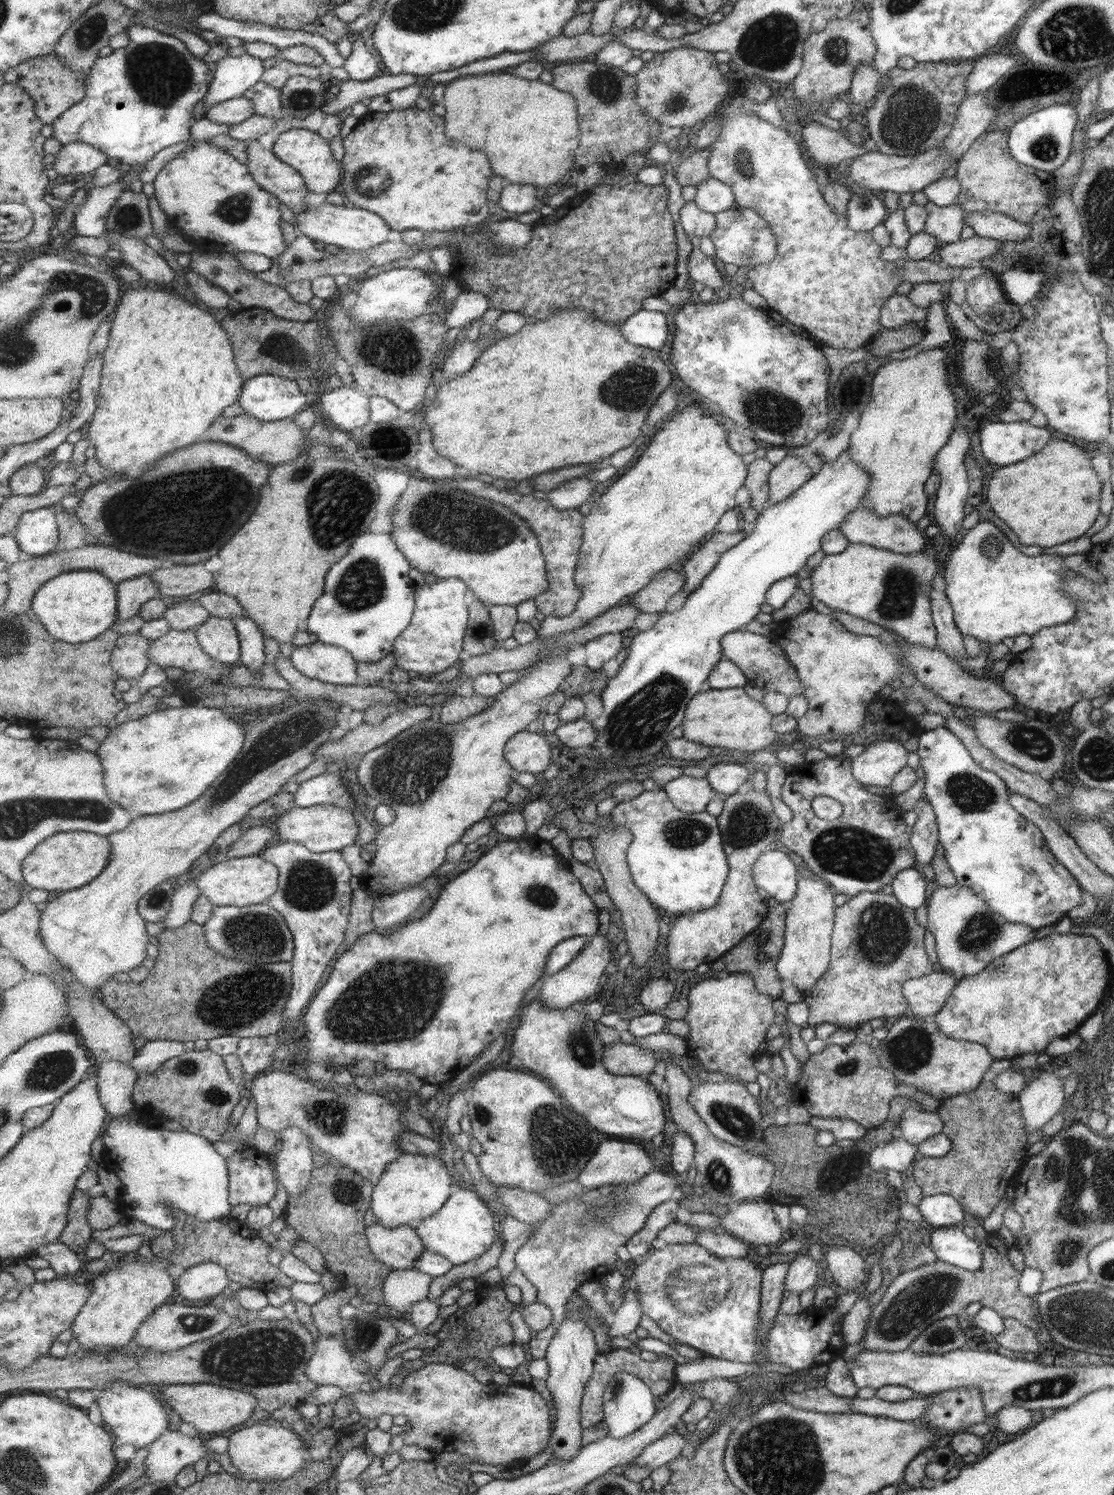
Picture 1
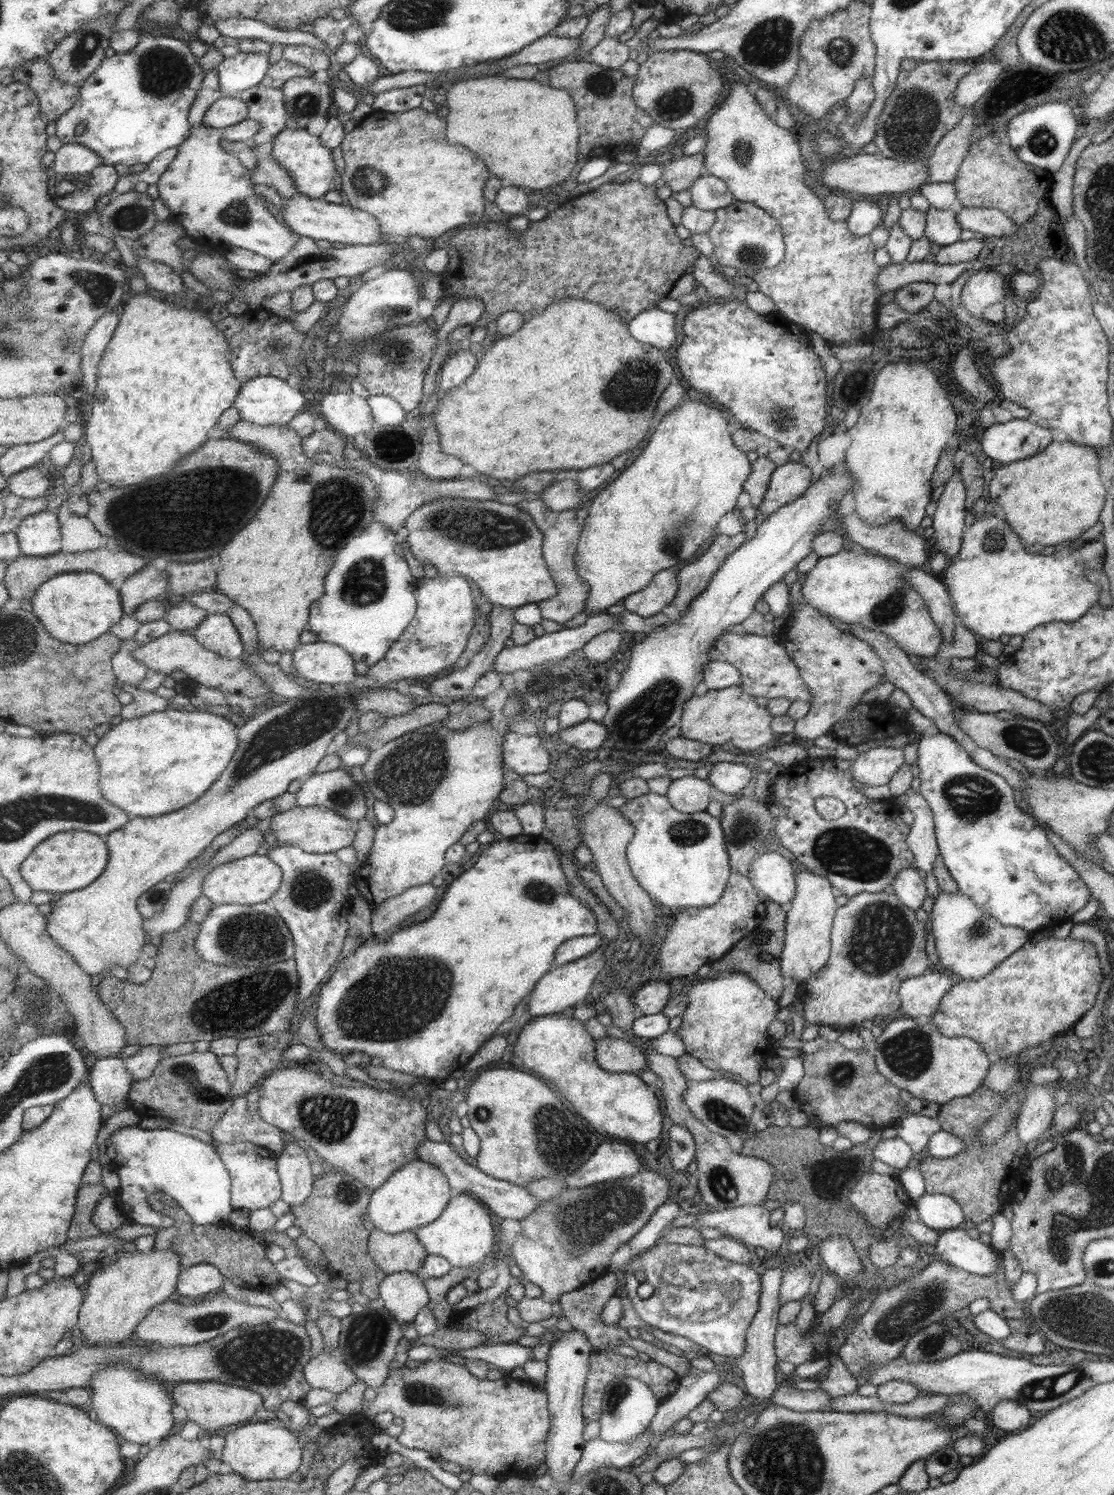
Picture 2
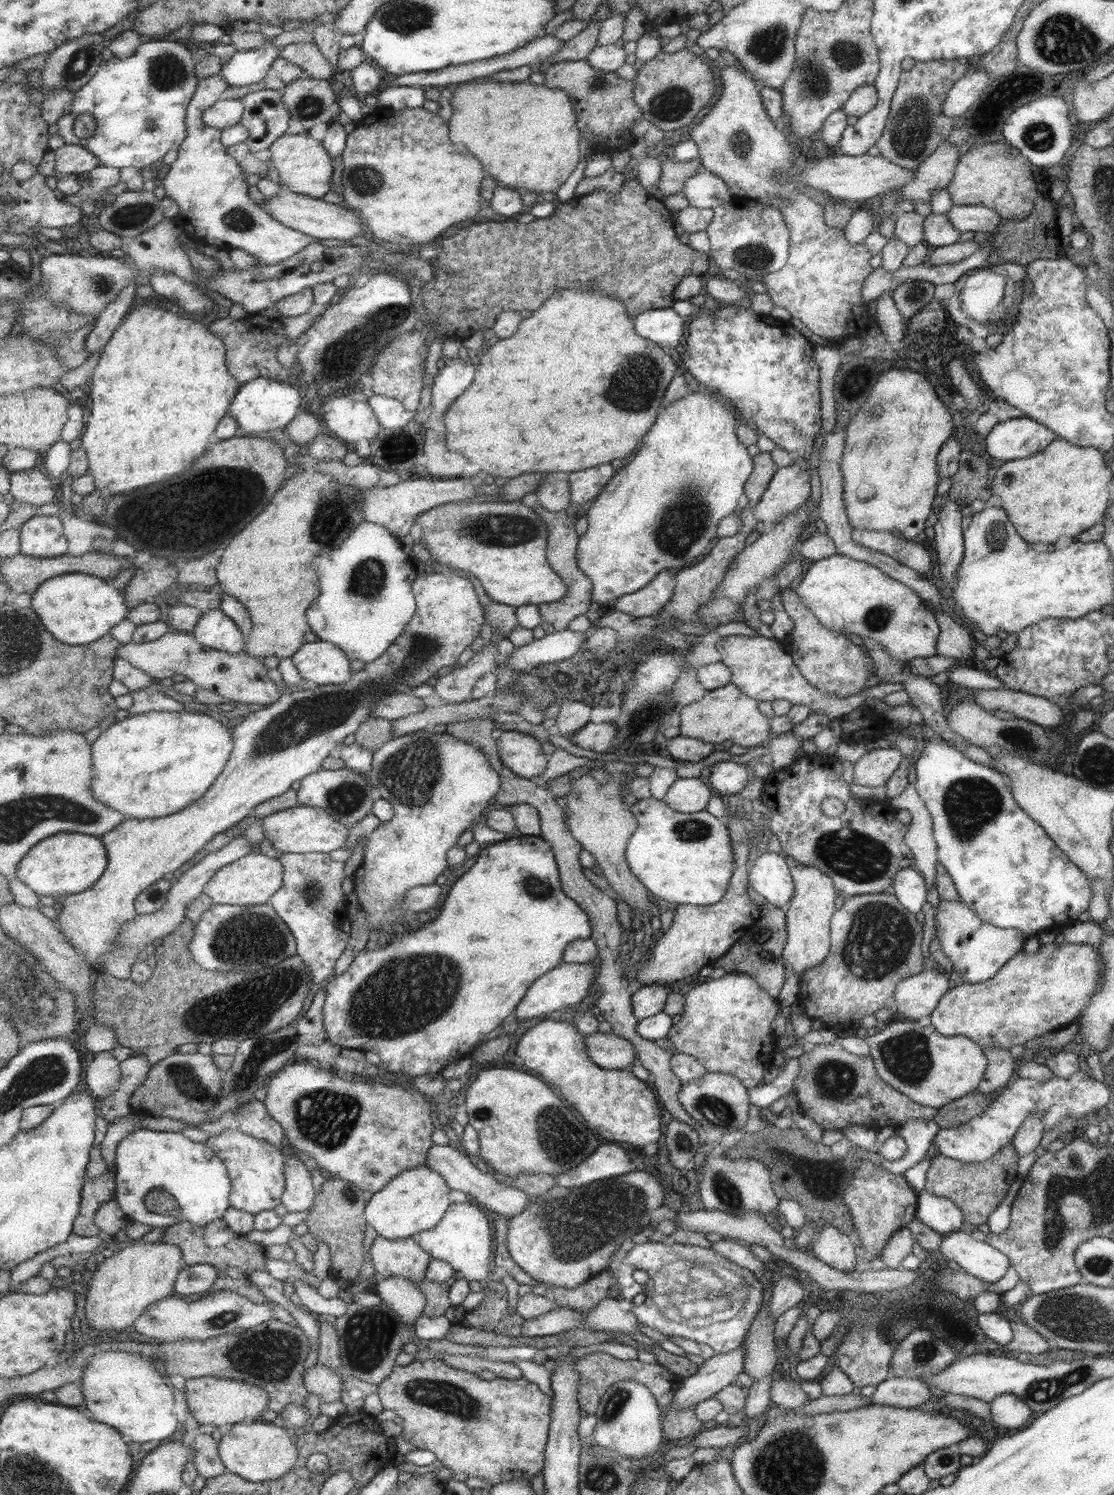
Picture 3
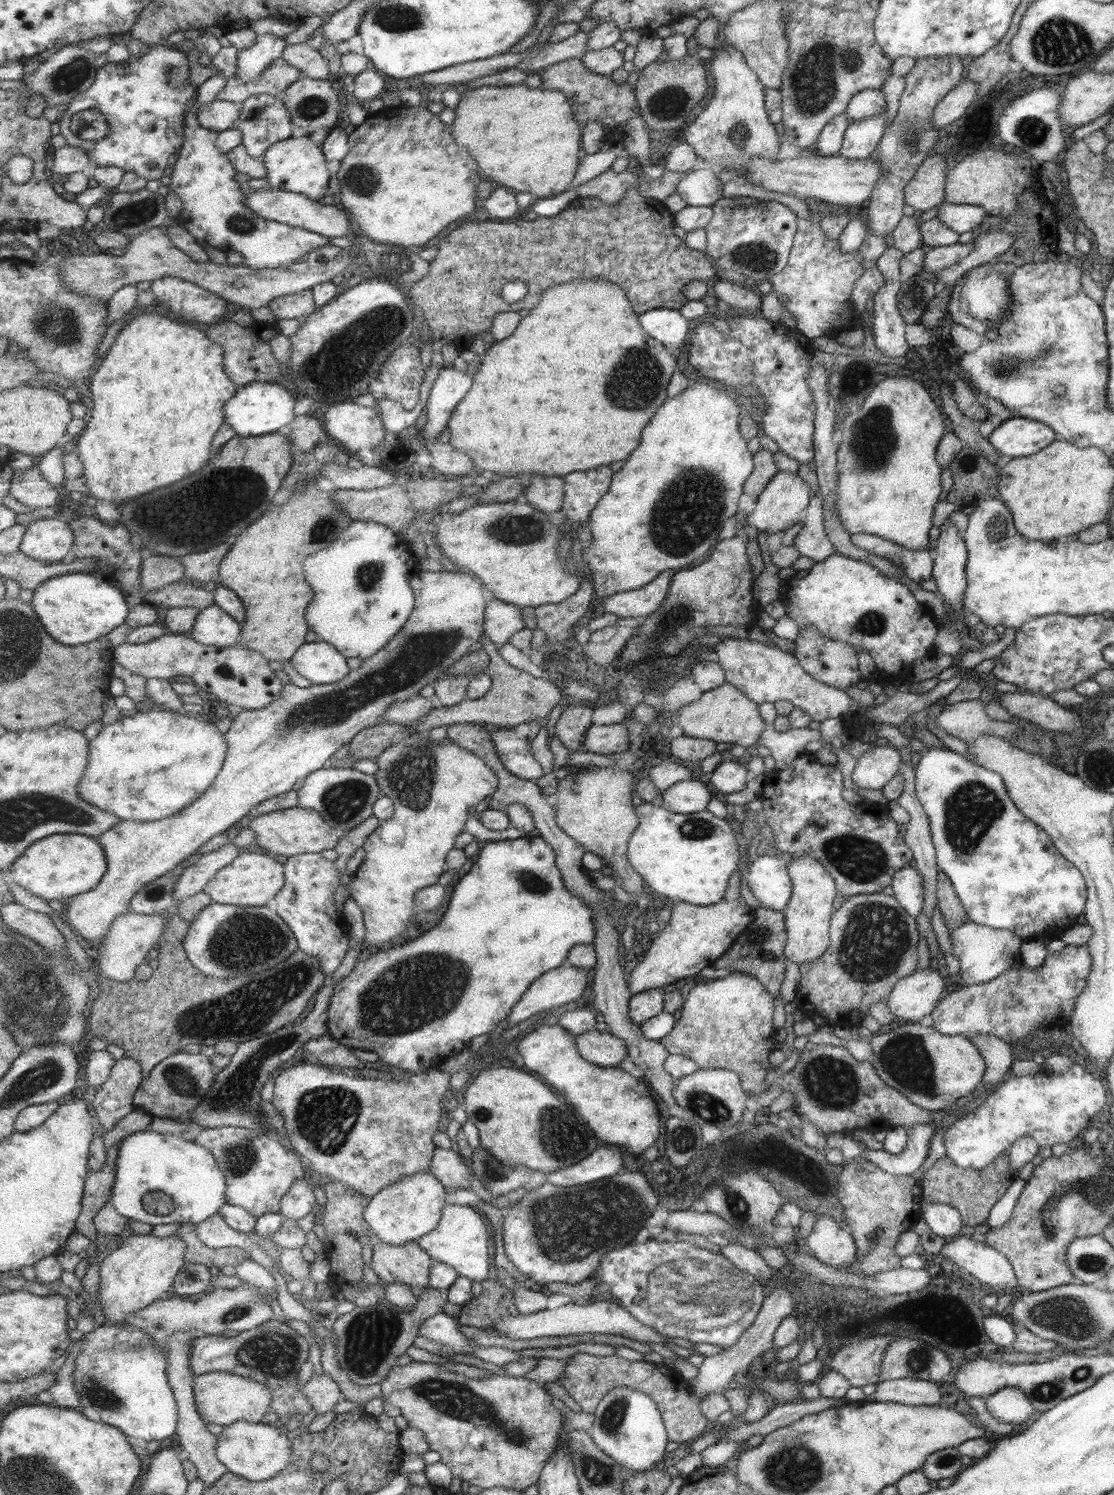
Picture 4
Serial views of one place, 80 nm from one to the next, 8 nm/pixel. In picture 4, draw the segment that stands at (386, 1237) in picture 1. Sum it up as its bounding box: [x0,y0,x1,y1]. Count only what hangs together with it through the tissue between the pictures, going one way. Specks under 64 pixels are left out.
[371,1240,437,1294]

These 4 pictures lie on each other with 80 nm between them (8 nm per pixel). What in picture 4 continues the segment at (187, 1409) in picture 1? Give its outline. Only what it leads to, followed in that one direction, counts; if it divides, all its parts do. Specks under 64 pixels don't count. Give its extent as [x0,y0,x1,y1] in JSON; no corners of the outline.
[193,1372,271,1428]

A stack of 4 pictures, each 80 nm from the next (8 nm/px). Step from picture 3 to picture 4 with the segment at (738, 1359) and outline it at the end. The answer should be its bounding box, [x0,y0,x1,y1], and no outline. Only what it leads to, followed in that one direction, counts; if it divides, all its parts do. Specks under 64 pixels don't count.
[688,1288,795,1399]

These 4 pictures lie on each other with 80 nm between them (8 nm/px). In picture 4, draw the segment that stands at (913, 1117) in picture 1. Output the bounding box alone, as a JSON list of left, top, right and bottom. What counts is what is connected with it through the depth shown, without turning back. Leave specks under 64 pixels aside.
[855,1122,935,1176]

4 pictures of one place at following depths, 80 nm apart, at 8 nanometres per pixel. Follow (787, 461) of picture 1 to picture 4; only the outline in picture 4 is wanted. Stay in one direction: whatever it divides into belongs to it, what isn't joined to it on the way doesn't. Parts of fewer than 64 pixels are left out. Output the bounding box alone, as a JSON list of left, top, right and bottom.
[746,470,809,536]

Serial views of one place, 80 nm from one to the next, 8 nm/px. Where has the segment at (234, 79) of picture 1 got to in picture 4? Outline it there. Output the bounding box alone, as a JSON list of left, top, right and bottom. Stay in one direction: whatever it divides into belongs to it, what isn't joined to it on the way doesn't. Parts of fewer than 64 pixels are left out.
[233,33,288,83]

